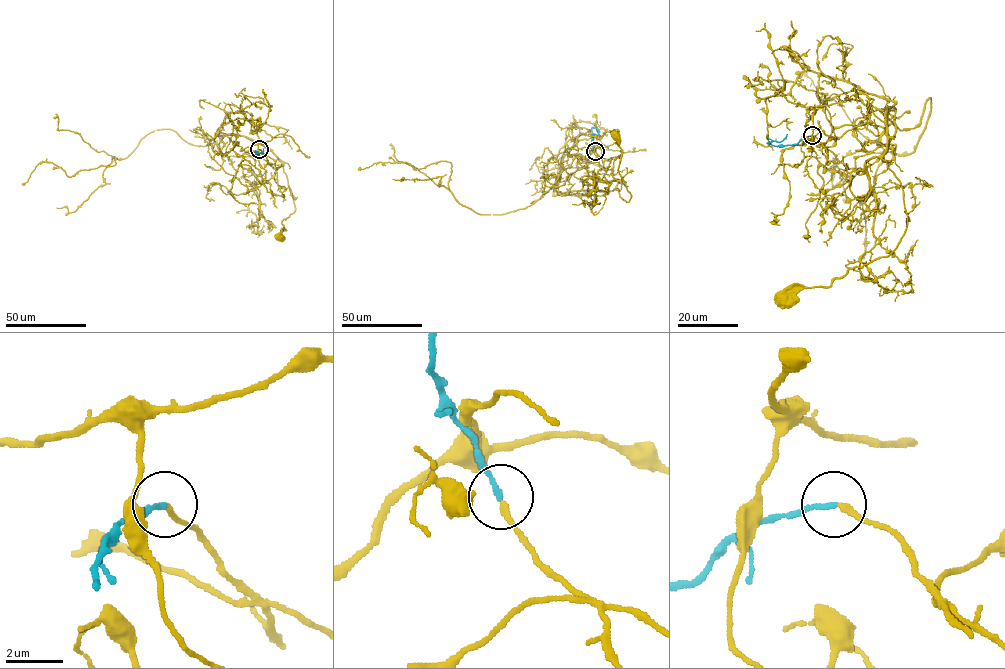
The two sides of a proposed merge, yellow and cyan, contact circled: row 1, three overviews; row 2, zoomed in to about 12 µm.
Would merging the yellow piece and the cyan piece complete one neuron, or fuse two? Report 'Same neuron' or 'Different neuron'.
Same neuron

